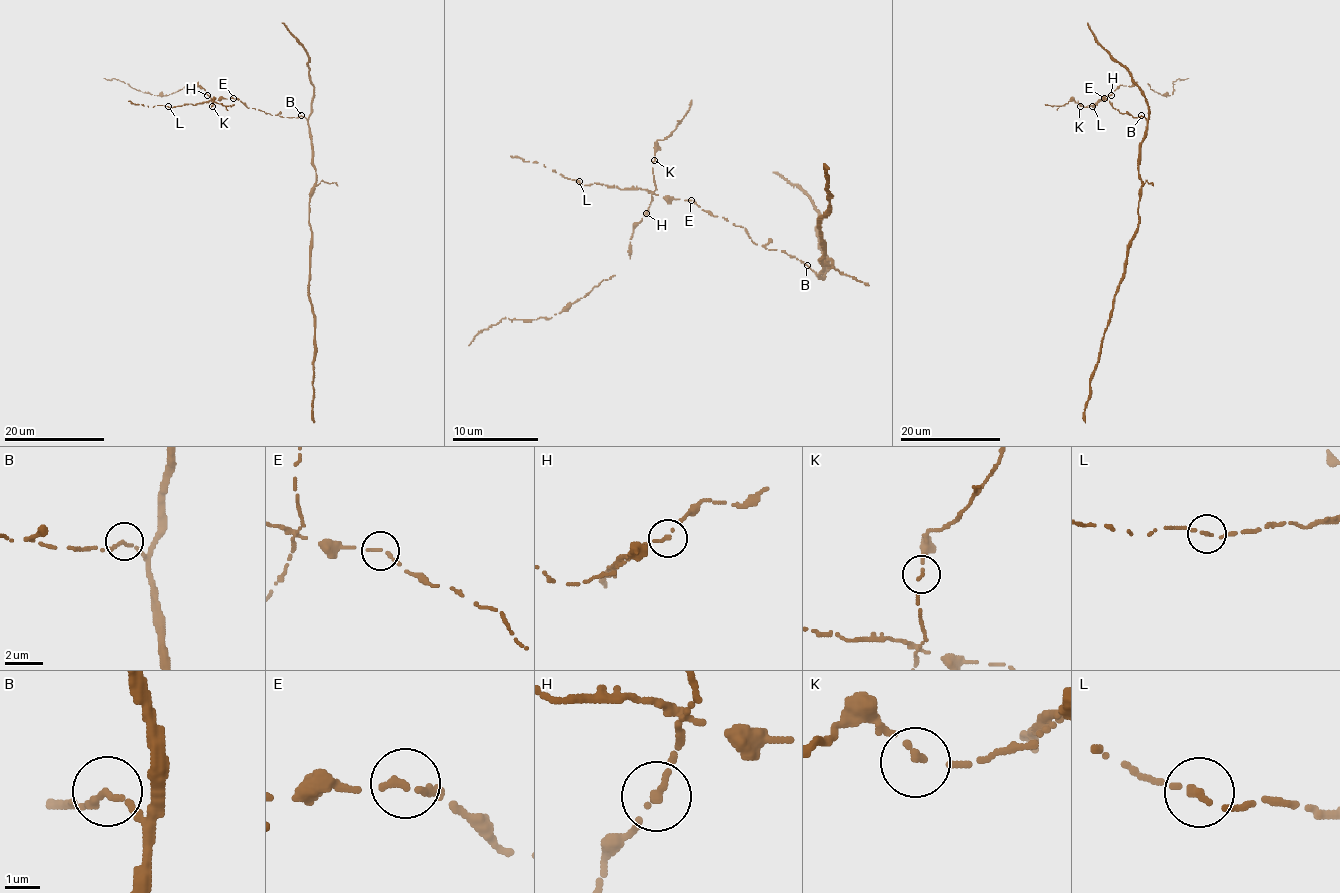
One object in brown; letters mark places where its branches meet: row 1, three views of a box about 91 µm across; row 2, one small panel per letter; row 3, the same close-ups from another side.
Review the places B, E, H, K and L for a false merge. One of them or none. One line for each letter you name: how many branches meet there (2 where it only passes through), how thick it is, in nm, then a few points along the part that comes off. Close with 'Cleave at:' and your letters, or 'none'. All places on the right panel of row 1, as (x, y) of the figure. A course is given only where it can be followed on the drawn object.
Cleave at: none

